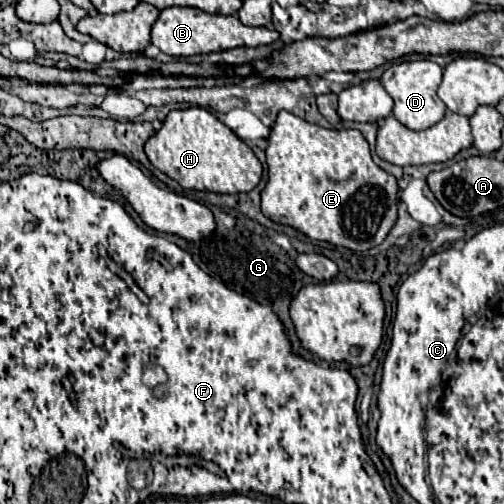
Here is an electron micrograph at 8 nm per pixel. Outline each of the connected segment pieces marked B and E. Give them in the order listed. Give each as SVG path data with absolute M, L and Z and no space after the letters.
M169 7L163 9L153 25L151 43L159 47L165 55L173 57L191 57L199 53L223 51L233 47L259 47L269 45L279 39L279 33L267 27L247 27L233 15L209 15L193 7Z
M289 111L277 115L267 147L269 179L261 191L261 211L275 223L291 225L317 241L329 241L353 251L367 251L385 241L397 219L397 179L371 159L369 145L357 129L323 129Z

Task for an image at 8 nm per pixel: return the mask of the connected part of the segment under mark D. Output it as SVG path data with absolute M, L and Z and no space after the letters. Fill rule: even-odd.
M417 59L417 61L395 61L381 77L381 83L385 87L385 91L393 97L395 107L393 107L393 115L409 129L413 131L423 131L429 129L431 125L435 125L437 121L441 121L441 117L445 115L447 107L445 103L437 97L437 87L441 83L441 73L443 69L429 61L429 59Z

